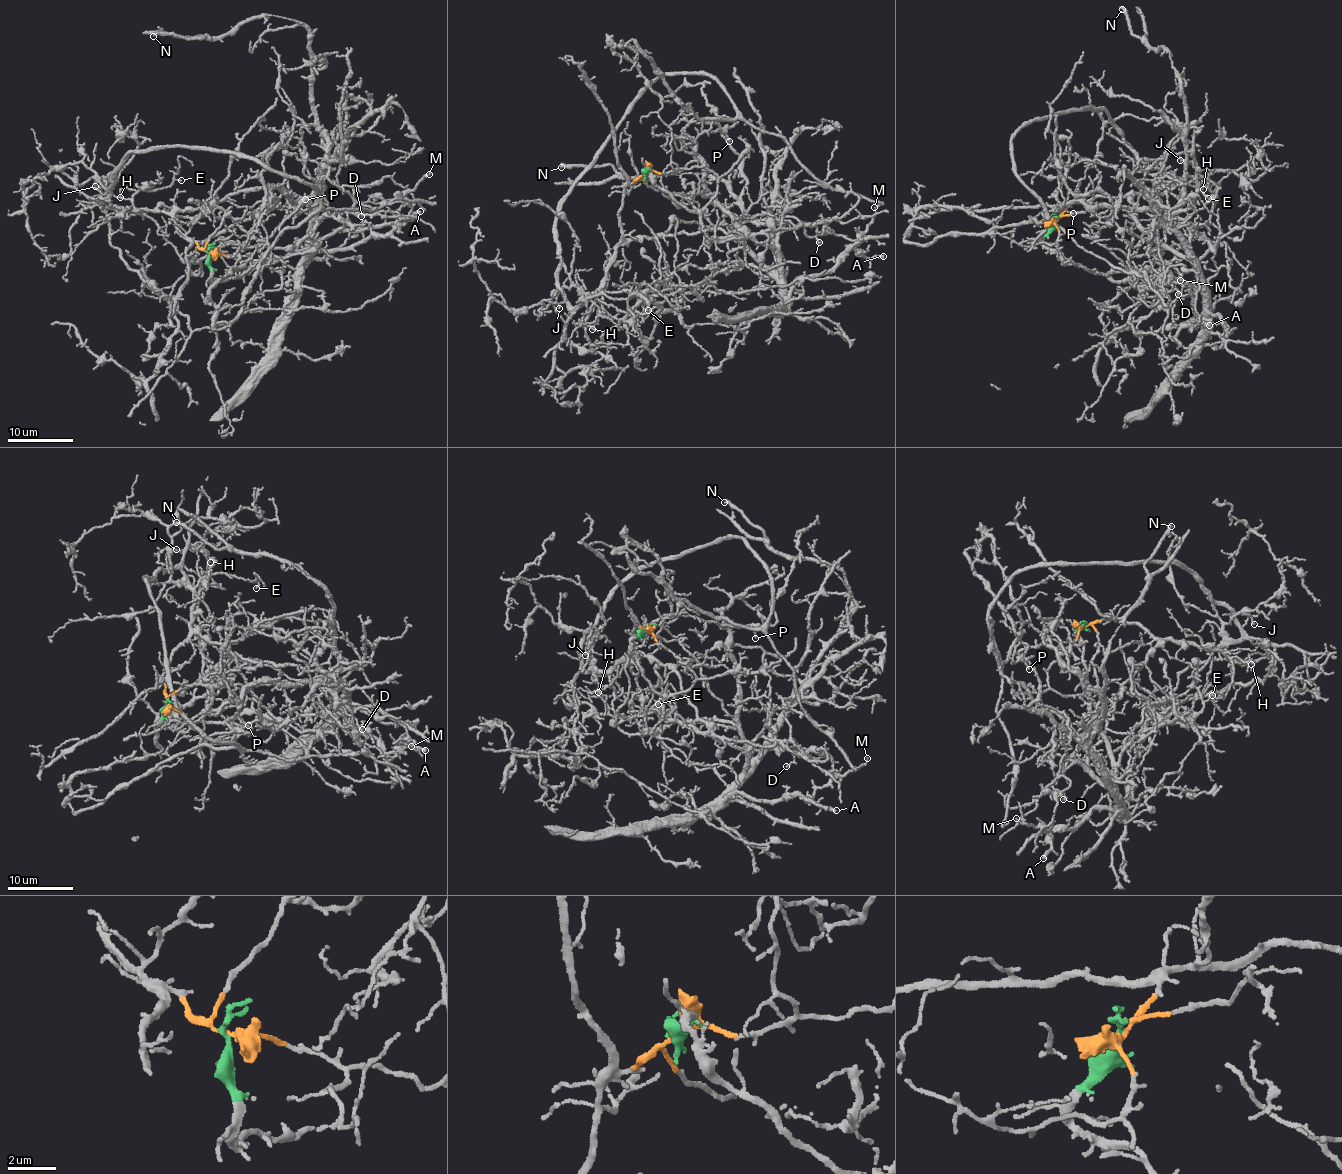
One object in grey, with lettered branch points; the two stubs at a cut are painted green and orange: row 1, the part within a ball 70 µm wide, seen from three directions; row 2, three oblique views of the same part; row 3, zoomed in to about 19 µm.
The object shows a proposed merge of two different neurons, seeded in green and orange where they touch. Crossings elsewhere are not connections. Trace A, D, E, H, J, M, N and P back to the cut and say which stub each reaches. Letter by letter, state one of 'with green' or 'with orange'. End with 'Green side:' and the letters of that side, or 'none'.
A: with green
D: with green
E: with orange
H: with orange
J: with orange
M: with green
N: with green
P: with orange
Green side: A, D, M, N

